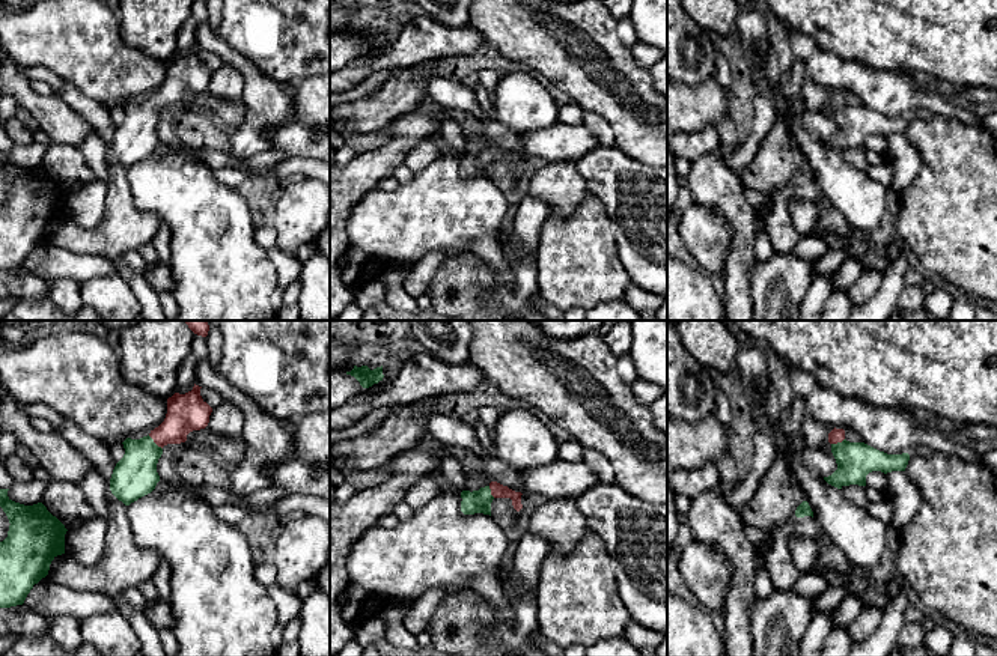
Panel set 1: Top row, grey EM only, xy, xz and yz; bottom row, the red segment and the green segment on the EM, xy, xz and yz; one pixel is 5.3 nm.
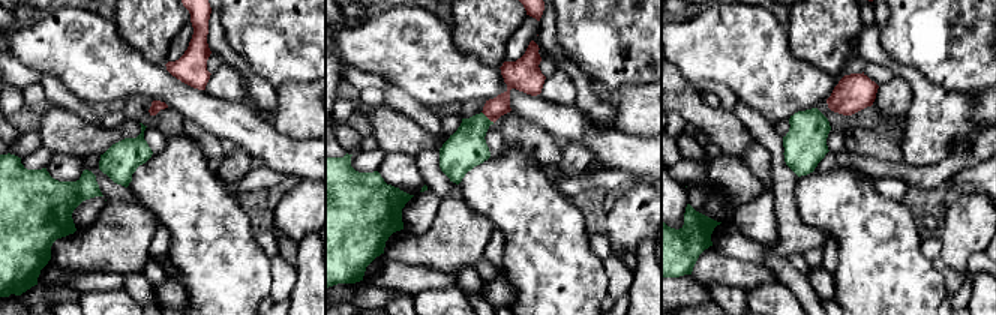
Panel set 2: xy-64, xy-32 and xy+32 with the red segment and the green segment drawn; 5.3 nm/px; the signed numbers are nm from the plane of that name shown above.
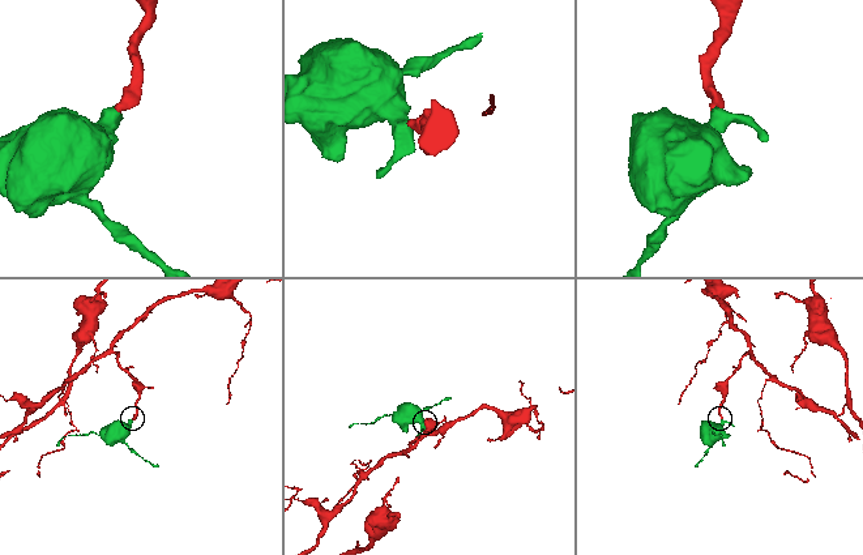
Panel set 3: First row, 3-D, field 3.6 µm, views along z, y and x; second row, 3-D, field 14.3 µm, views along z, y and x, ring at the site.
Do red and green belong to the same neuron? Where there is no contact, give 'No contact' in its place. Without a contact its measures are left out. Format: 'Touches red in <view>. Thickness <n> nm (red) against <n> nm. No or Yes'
Touches red in xy. Thickness 200 nm (red) against 240 nm. Yes

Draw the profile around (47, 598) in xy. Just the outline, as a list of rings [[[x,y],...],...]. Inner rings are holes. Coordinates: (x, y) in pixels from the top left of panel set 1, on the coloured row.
[[[48,576],[33,585],[24,605],[45,617],[69,615],[78,621],[116,611],[111,597],[102,593],[72,590],[51,581]]]

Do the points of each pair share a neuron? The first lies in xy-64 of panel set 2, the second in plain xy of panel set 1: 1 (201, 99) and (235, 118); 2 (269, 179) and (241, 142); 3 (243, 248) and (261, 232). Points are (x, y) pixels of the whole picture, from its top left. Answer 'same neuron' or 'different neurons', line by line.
1: same neuron
2: different neurons
3: different neurons

